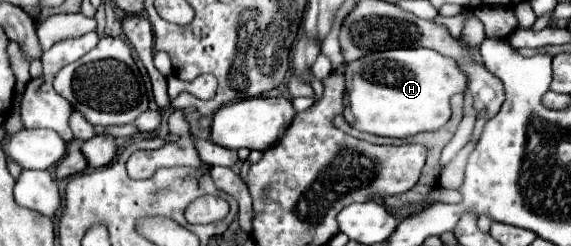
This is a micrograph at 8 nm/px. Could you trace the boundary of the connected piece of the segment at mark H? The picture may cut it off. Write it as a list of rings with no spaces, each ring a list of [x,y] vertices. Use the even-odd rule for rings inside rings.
[[[432,49],[370,53],[348,63],[344,79],[344,119],[364,133],[398,139],[444,127],[450,119],[450,97],[466,91],[466,77],[454,61]]]

